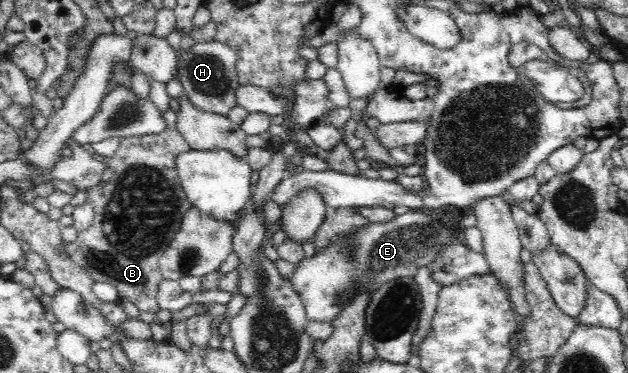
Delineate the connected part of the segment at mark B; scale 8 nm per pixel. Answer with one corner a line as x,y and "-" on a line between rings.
168,108
163,114
167,128
161,134
143,134
122,138
119,148
109,160
108,168
113,169
109,182
99,181
88,190
87,203
92,204
94,220
88,230
78,232
74,238
63,239
63,255
75,262
94,279
94,282
109,283
117,289
118,298
127,297
143,312
158,312
157,293
163,280
160,259
179,231
182,219
191,208
176,169
176,158
190,149
189,143
177,130
177,115

